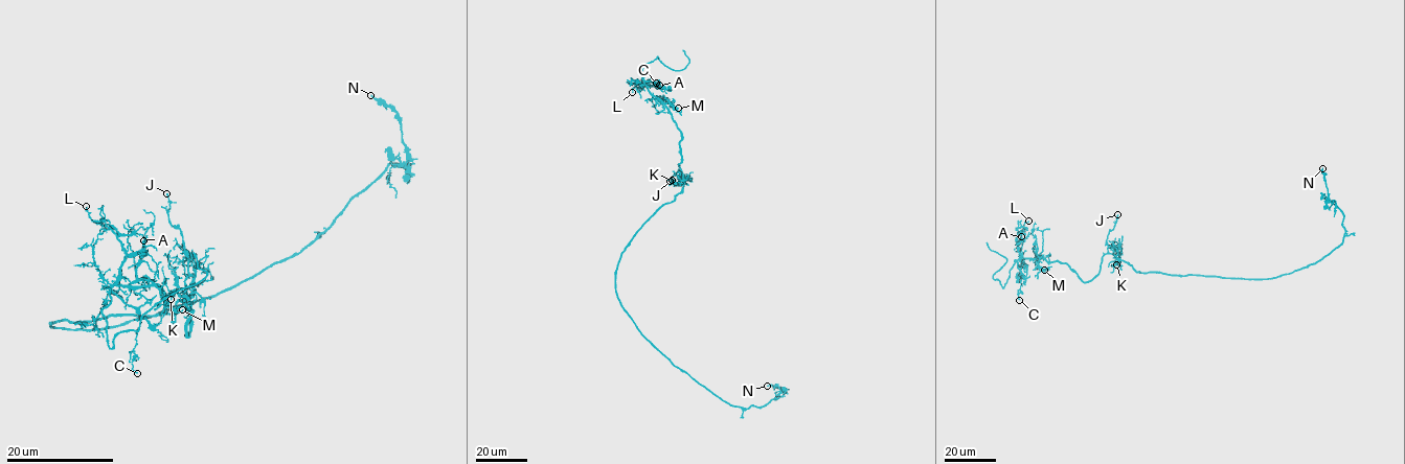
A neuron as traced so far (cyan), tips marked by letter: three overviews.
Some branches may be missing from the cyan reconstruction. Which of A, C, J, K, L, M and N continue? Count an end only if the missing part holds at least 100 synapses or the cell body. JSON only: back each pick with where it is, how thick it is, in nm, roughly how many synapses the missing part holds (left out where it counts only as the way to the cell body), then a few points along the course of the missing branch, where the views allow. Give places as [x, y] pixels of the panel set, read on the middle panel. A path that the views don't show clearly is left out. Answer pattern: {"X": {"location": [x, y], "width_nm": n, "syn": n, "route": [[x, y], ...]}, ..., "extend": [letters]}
{"extend": []}

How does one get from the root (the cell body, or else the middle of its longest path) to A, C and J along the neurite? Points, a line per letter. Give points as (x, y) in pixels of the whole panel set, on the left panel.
A: (90, 321), (173, 314), (194, 291), (191, 275), (189, 335), (184, 297), (118, 284), (121, 261), (143, 240)
C: (90, 321), (173, 314), (194, 276), (184, 294), (187, 337), (184, 297), (112, 285), (140, 317), (137, 373)
J: (90, 321), (111, 316), (173, 314), (177, 303), (194, 291), (182, 236), (168, 222), (166, 193)

